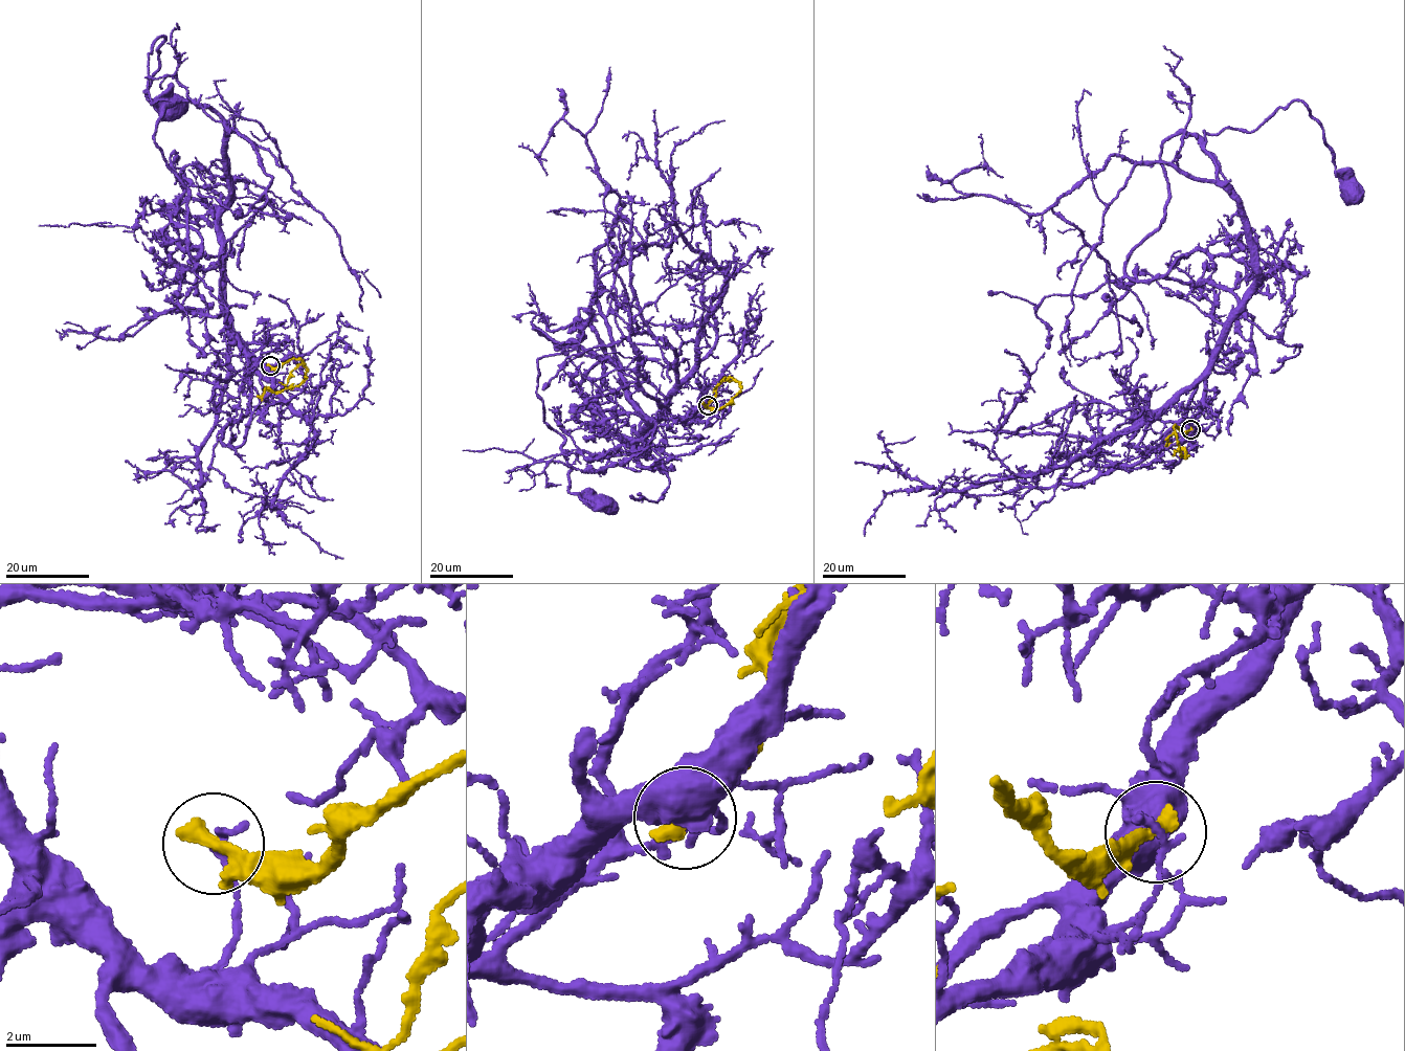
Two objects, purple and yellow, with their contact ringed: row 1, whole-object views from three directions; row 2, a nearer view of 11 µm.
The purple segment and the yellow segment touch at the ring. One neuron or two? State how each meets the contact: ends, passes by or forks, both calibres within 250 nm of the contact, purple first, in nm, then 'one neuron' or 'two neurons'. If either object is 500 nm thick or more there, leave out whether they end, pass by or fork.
purple ends there; yellow ends there; 200 nm thick on the purple side, 400 nm on the other; two neurons

